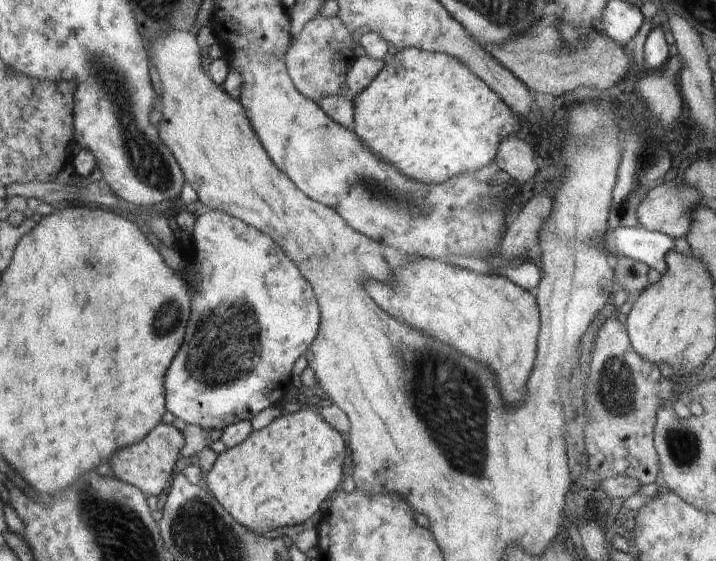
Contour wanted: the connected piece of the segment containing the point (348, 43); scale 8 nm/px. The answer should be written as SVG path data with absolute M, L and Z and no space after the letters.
M321 14L313 18L292 39L292 46L286 52L288 74L300 94L320 102L324 96L347 96L346 75L357 58L352 34L346 30L337 16L326 17Z

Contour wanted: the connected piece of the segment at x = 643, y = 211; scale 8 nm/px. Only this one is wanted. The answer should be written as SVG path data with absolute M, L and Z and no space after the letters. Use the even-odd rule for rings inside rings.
M660 182L655 187L652 187L640 202L640 206L637 208L638 226L648 230L648 232L661 232L670 236L672 240L686 237L690 224L692 224L692 208L696 204L700 203L700 194L694 190L694 188L686 188L684 184L671 187L672 184L667 182Z

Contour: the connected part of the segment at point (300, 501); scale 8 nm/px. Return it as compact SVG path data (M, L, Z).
M302 408L294 414L280 414L266 428L218 454L204 478L210 493L236 522L262 535L274 528L302 524L318 512L320 504L338 488L344 460L342 436L324 422L318 410Z

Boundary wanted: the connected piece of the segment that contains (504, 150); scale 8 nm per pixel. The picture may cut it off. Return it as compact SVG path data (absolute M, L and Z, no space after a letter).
M515 135L507 136L500 142L494 162L514 180L526 182L539 171L537 159L532 147L520 135Z

